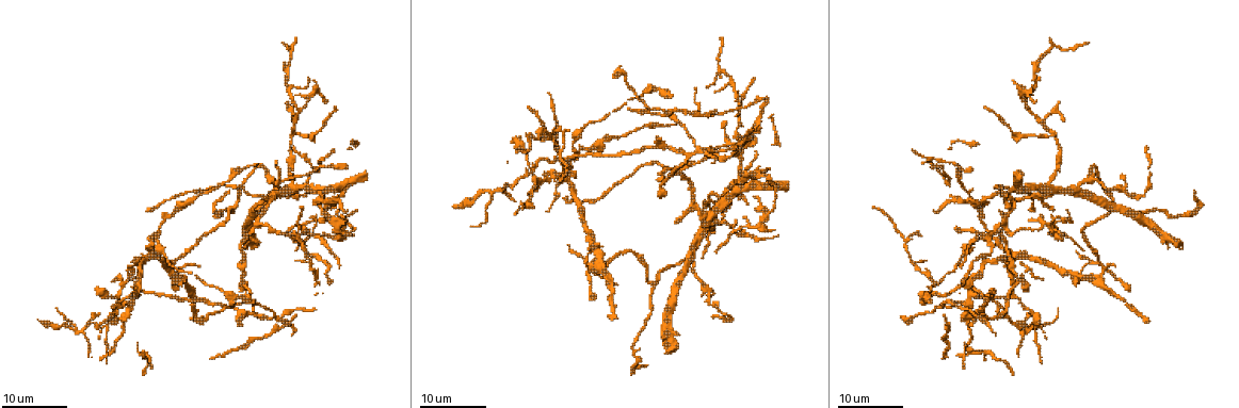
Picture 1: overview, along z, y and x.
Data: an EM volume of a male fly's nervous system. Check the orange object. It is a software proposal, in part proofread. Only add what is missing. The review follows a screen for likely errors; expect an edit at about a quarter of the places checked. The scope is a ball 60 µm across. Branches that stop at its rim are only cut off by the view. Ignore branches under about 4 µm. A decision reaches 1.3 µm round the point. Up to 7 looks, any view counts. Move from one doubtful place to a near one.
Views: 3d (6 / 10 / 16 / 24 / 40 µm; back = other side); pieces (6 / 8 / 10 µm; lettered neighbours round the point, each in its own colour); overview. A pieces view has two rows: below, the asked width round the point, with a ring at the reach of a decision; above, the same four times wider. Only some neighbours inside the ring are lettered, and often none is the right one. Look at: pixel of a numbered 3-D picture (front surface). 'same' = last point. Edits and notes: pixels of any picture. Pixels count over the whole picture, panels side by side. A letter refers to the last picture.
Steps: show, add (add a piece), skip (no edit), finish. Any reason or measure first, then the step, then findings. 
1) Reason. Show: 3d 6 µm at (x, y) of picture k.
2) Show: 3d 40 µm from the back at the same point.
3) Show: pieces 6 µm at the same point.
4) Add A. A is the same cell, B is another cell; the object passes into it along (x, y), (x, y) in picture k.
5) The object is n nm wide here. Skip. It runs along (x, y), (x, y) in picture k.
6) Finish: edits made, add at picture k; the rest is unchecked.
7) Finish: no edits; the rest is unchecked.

End of a long branch. Show: 3d 16 µm at (147, 210) of picture 1.

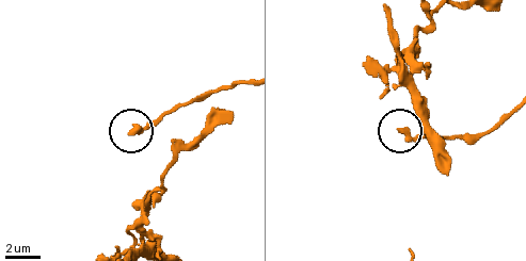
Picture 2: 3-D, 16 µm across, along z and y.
See the neighbours. Show: pieces 10 µm at (129, 132) of picture 2.

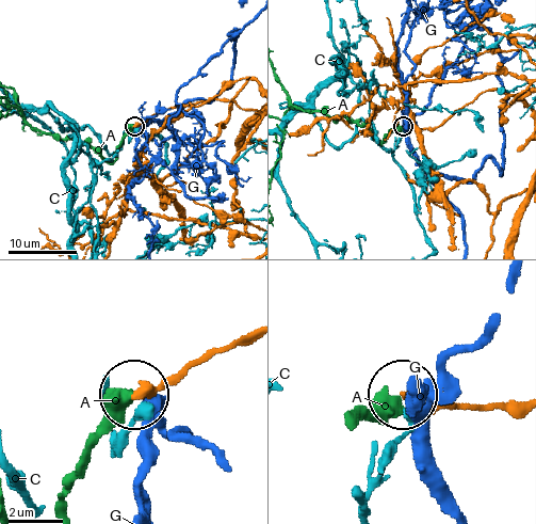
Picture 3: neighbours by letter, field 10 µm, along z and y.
Skip. A, C and G are other cells; it runs along (246, 333), (139, 395) in picture 3; no lettered piece goes on from it.

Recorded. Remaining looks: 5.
Branch stops here. Show: 3d 24 µm at (528, 107) of picture 1.

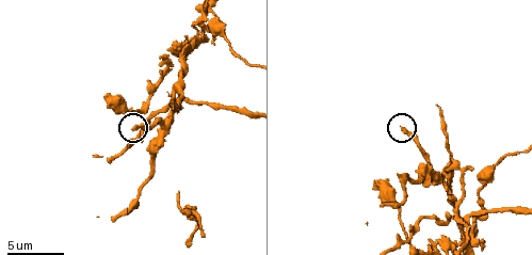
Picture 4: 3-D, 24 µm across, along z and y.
See the neighbours. Show: pieces 8 µm at (403, 130) of picture 4.

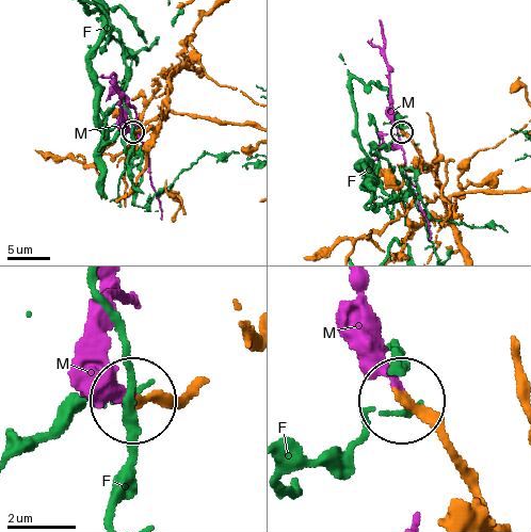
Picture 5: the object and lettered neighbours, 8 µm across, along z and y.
Add M. M is the same cell, F is another cell; the neuron continues.

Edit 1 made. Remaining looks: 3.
Show: 3d 24 µm at (545, 211) of picture 1.

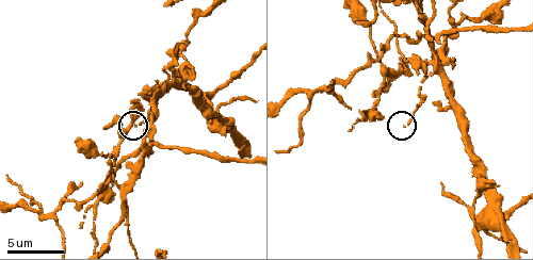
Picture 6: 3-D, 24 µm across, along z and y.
Show: pieces 8 µm at (405, 126) of picture 6.

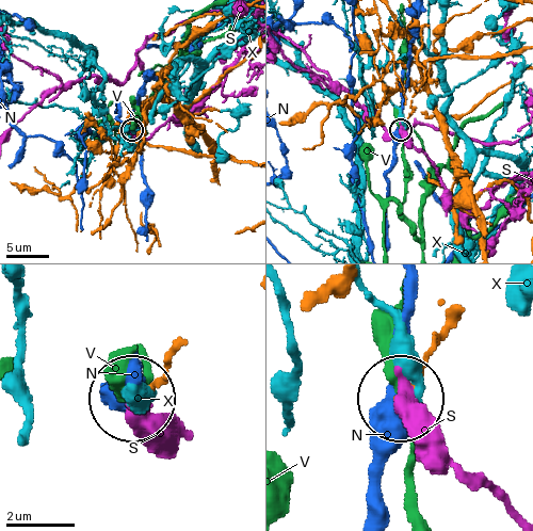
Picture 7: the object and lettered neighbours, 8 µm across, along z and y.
Skip. N, S, V and X are other cells; it runs along (445, 311), (405, 395) in picture 7; no lettered piece goes on from it.

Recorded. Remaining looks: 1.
Finish: edits made, add at picture 5; the rest is unchecked.

